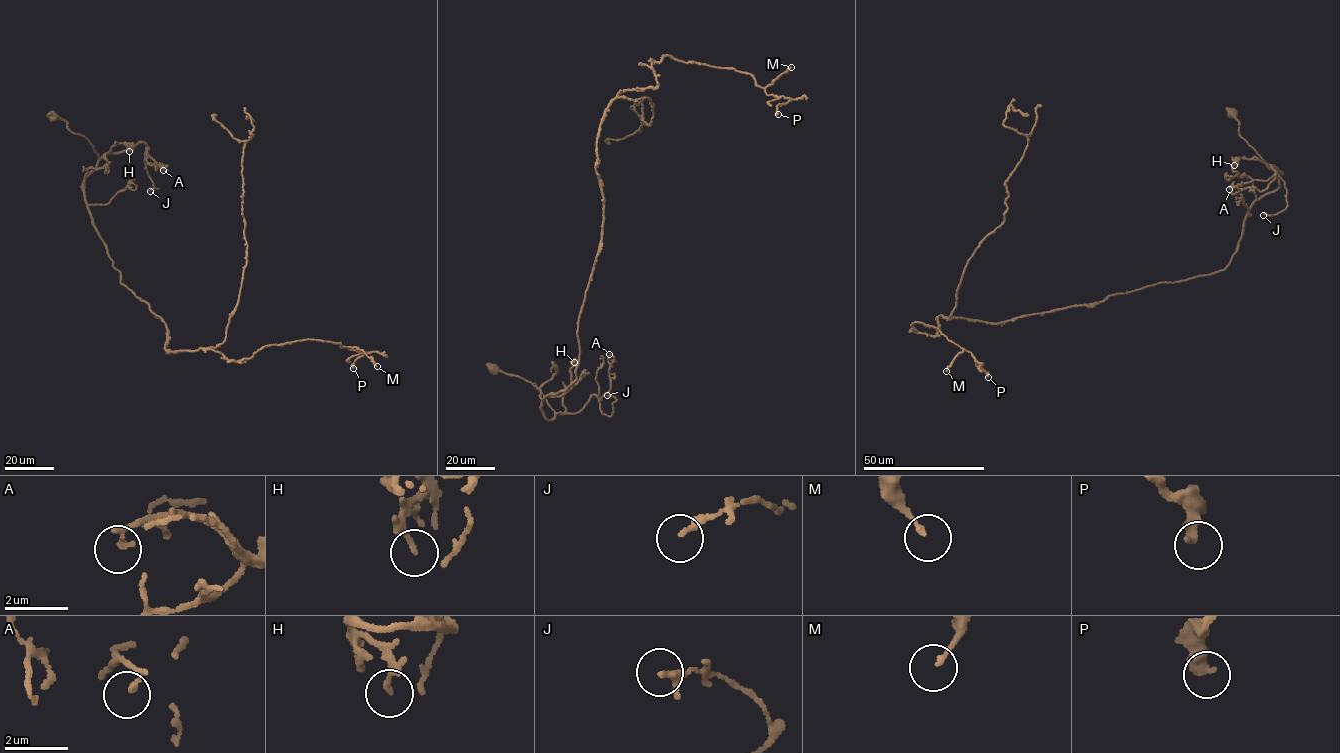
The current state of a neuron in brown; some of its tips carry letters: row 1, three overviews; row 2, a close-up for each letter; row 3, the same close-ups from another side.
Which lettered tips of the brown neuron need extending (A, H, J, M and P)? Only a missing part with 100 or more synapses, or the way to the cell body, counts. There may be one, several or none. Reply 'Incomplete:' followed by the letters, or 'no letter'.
Incomplete: no letter

